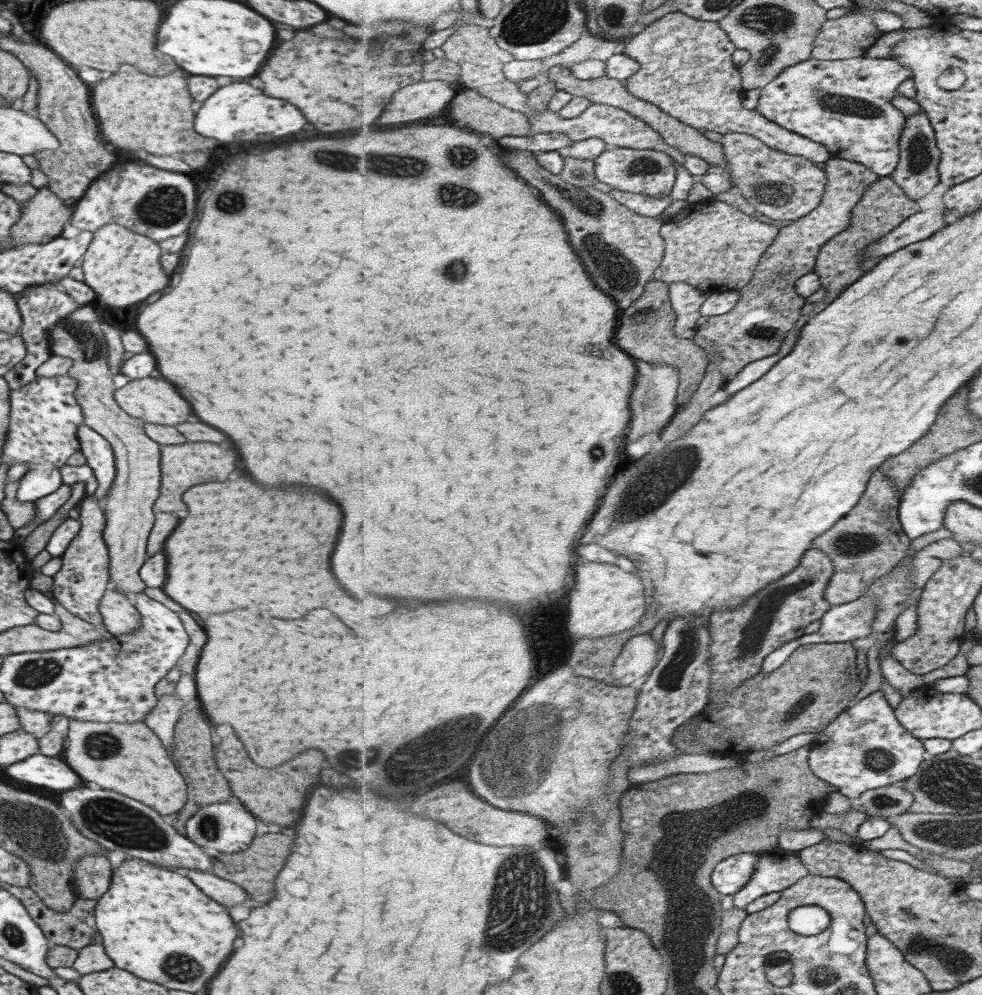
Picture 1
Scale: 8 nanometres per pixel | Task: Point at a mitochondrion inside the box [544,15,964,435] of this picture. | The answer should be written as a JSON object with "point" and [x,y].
{"point":[617,272]}

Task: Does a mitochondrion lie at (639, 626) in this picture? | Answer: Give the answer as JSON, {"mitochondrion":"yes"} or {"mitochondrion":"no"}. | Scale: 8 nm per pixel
{"mitochondrion":"no"}

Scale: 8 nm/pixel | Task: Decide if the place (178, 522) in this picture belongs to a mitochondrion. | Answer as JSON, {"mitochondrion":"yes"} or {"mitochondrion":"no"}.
{"mitochondrion":"no"}

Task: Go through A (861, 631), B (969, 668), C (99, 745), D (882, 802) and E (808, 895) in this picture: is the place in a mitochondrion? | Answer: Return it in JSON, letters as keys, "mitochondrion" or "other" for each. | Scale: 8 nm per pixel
{"A":"other","B":"other","C":"mitochondrion","D":"mitochondrion","E":"other"}

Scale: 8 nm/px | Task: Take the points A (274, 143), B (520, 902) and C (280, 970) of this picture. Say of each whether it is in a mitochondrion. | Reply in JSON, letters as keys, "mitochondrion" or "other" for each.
{"A":"other","B":"mitochondrion","C":"other"}

